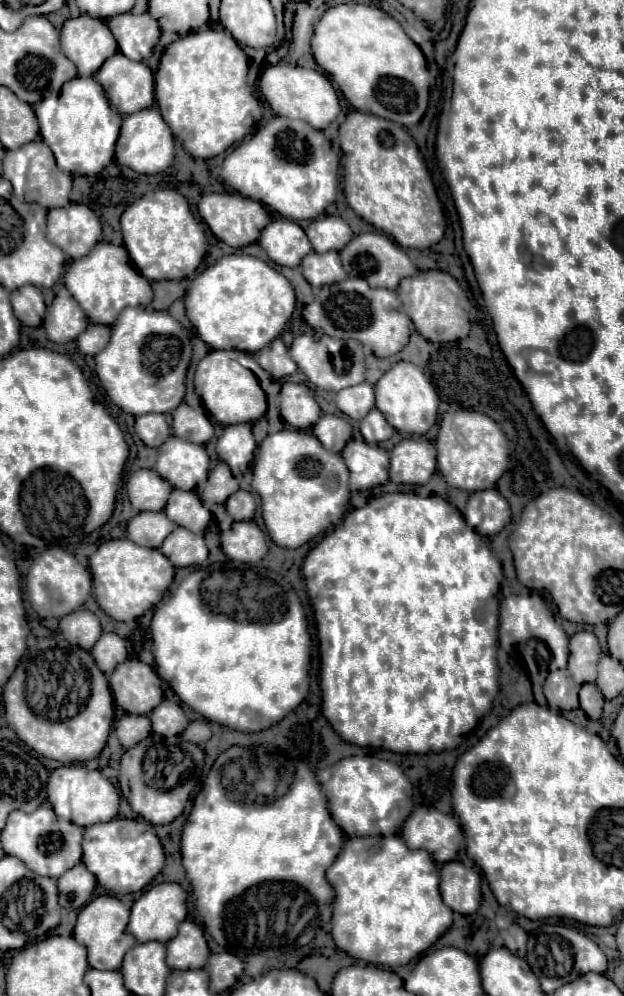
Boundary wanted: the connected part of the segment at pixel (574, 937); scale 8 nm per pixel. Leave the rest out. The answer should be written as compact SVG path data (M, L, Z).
M555 926L555 932L559 932L559 936L563 936L575 948L575 970L577 972L603 974L607 970L607 958L603 950L591 938L567 926Z

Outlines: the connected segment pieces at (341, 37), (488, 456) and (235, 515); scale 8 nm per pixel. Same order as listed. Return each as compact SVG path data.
M367 4L333 6L317 22L311 48L317 64L331 76L355 110L401 126L413 126L423 118L429 100L425 56L387 12Z
M475 410L447 412L441 420L437 434L437 468L449 486L467 492L495 488L497 480L503 476L509 464L507 436L489 416Z
M237 490L235 494L229 496L229 500L225 502L226 511L234 522L251 520L255 514L255 498L251 492L247 490Z

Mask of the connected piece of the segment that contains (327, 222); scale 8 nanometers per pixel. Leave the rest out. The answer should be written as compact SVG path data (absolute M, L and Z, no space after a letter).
M341 216L317 218L305 228L305 232L307 232L315 252L341 250L353 238L349 224Z

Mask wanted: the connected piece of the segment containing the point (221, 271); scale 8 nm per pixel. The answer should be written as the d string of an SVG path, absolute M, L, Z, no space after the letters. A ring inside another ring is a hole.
M229 254L191 282L185 308L199 338L211 348L257 352L283 332L295 310L295 290L283 274L263 260L247 254Z

